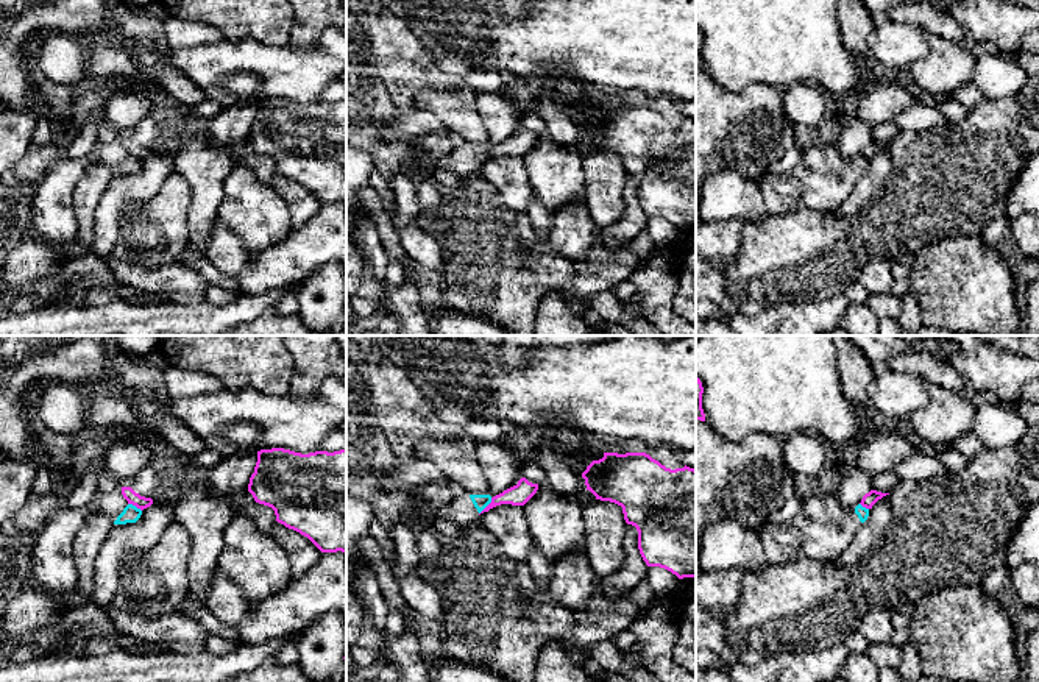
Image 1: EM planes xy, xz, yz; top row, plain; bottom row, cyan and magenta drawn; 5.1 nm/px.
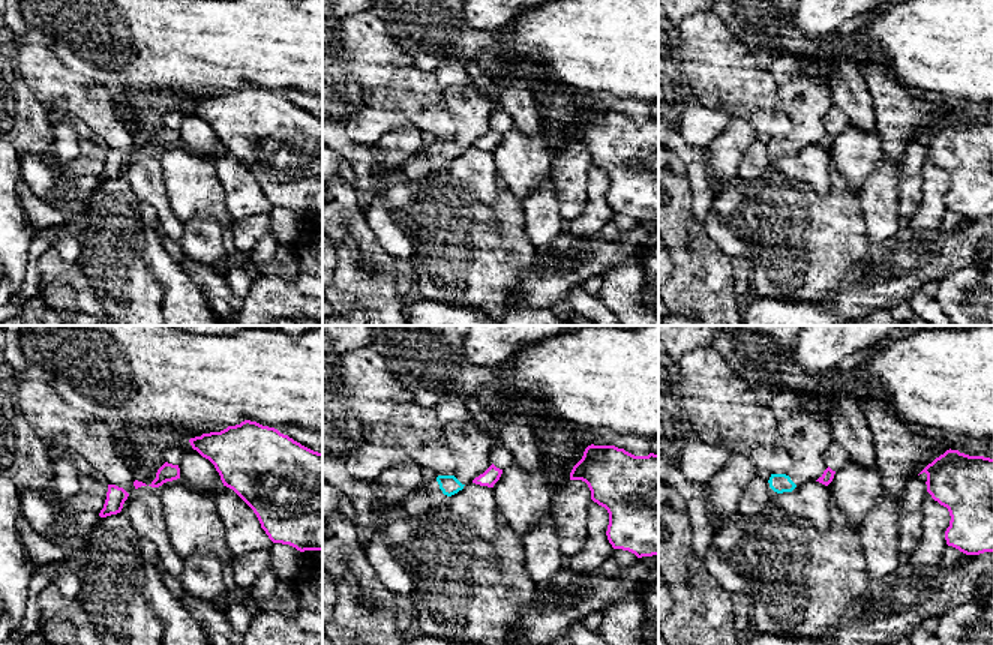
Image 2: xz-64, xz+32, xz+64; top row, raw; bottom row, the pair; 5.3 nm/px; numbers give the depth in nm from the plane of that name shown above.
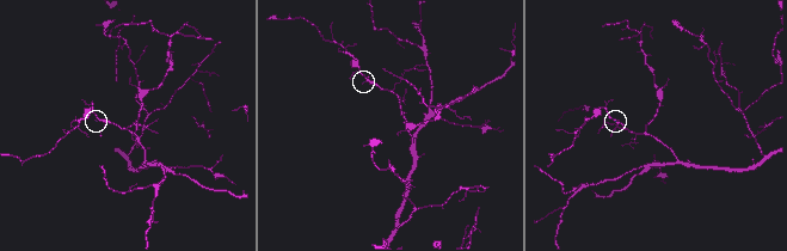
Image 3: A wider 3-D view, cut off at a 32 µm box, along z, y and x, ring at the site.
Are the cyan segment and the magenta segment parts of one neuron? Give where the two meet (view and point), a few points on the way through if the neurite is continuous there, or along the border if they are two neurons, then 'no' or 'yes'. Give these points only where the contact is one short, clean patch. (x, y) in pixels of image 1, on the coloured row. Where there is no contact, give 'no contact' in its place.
meets cyan in xz at (487, 504); border along xz (492, 498), (479, 514); no

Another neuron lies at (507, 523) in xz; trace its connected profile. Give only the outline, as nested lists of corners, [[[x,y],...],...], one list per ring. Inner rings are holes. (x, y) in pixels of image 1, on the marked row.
[[[501,504],[479,515],[476,523],[490,532],[505,556],[526,562],[534,546],[523,506]]]

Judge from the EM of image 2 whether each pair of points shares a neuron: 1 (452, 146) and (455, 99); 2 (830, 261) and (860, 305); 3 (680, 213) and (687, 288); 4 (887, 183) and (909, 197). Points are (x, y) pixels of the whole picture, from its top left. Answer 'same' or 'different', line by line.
1: same
2: different
3: same
4: different

